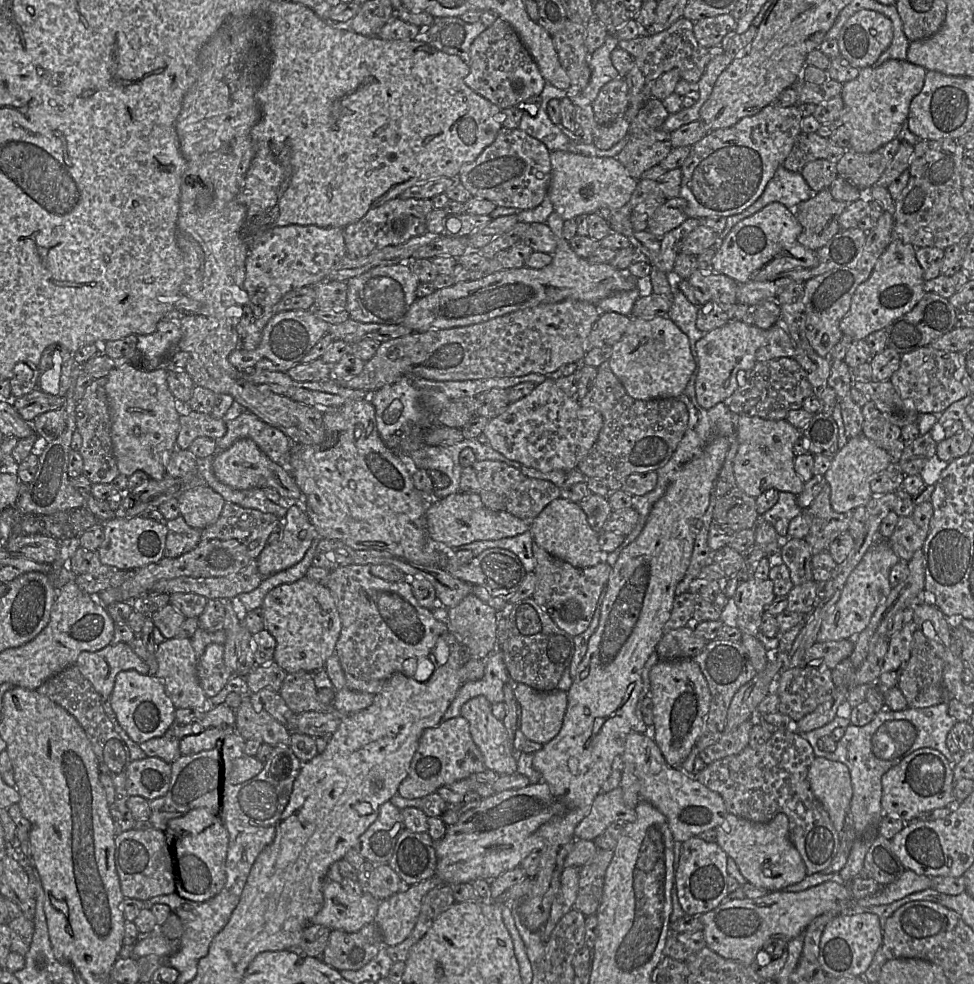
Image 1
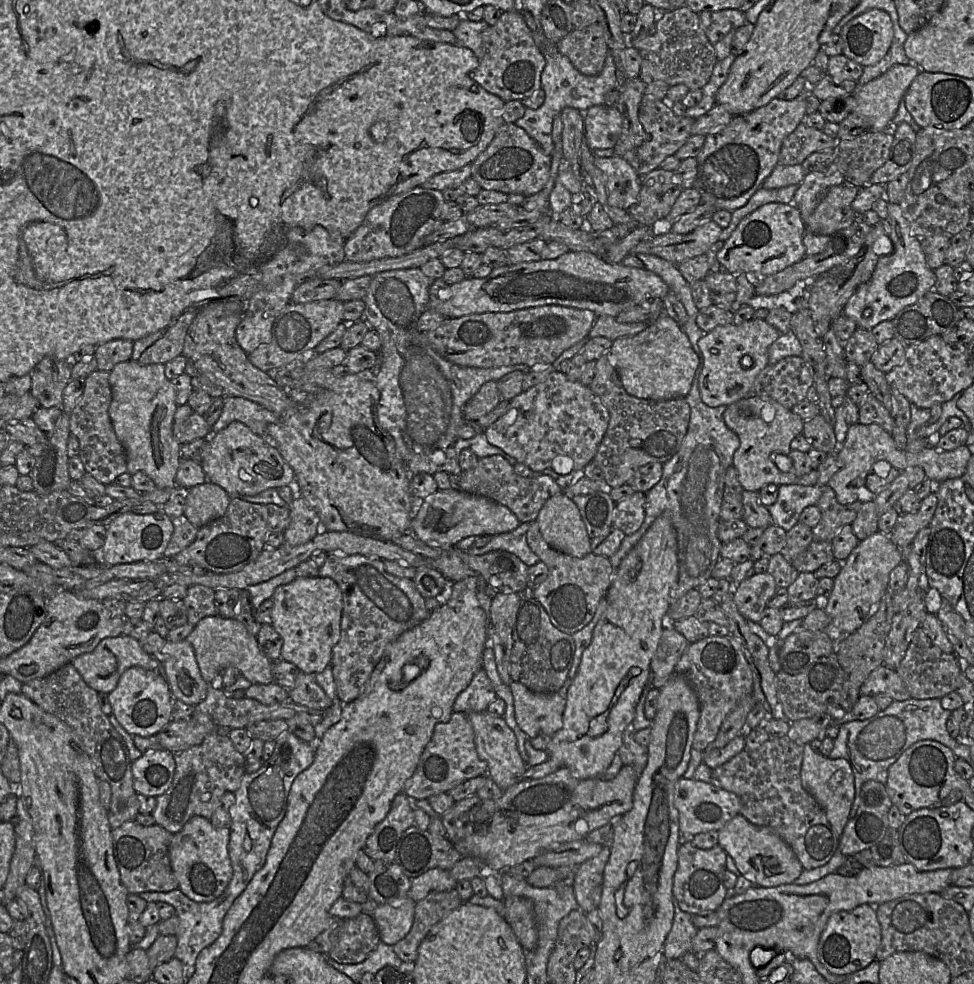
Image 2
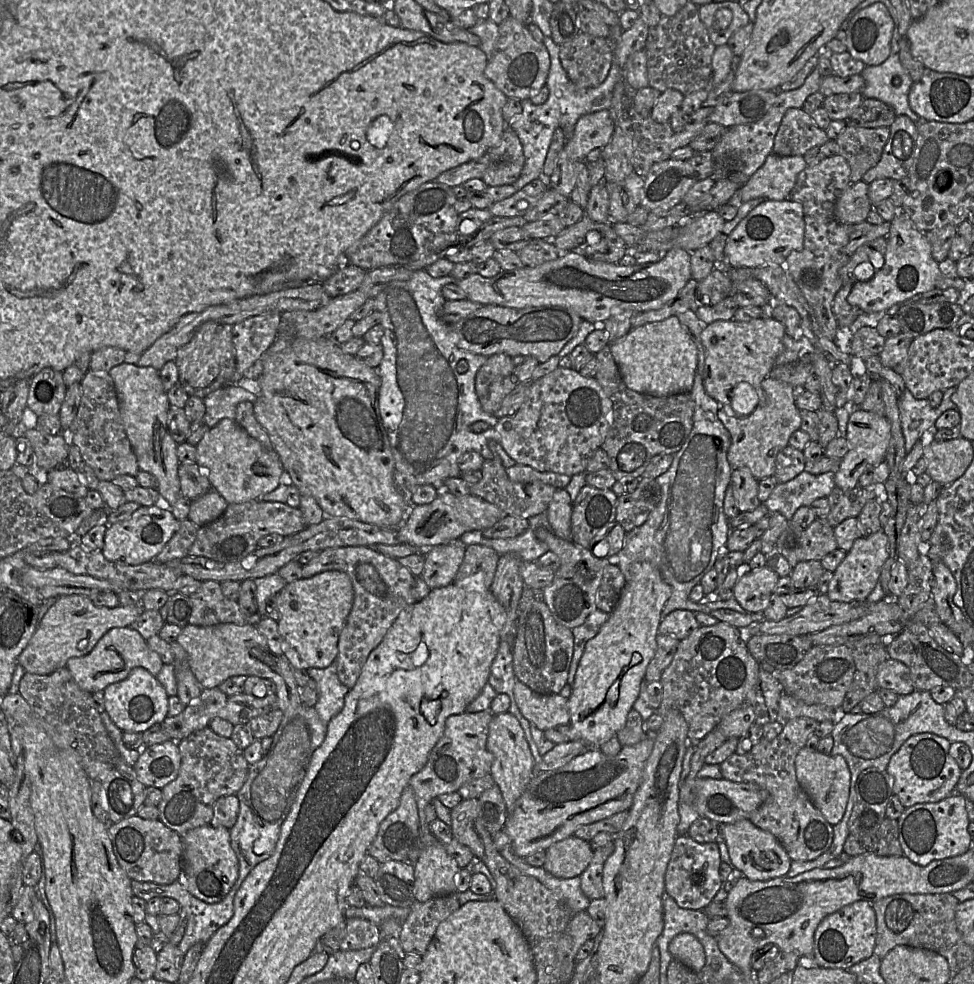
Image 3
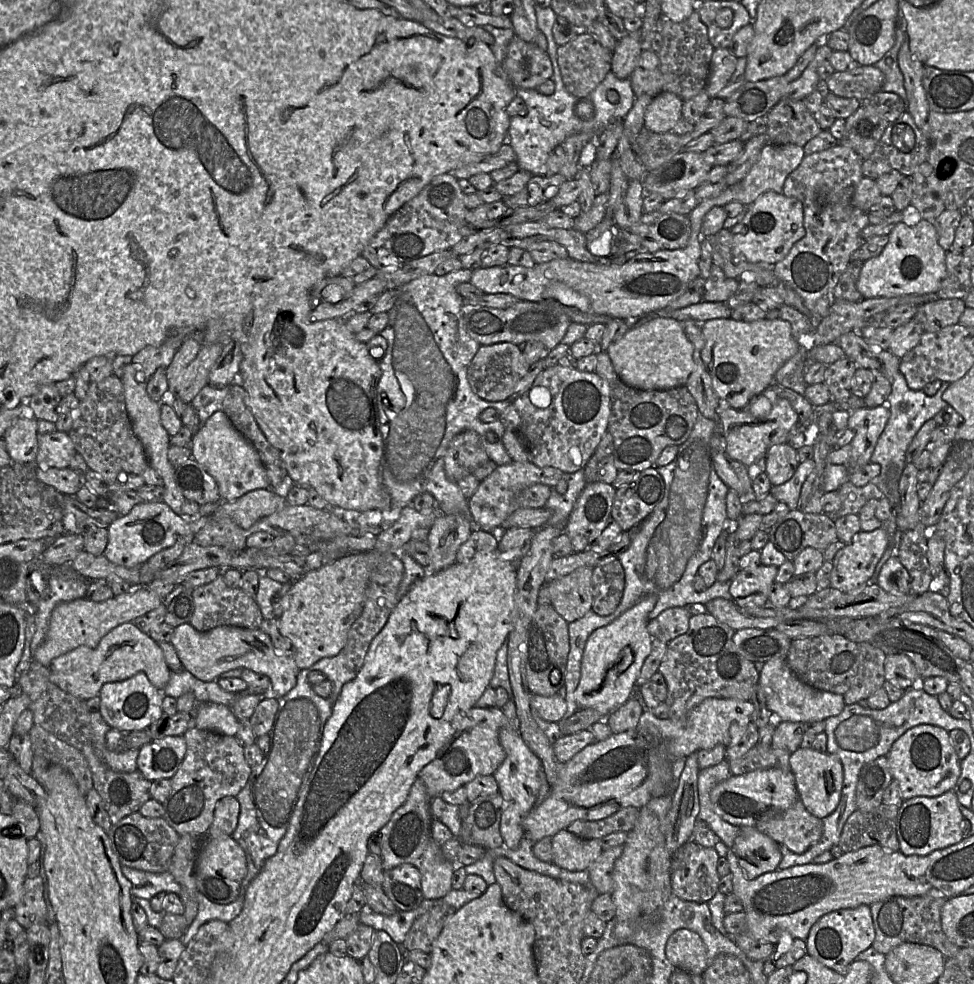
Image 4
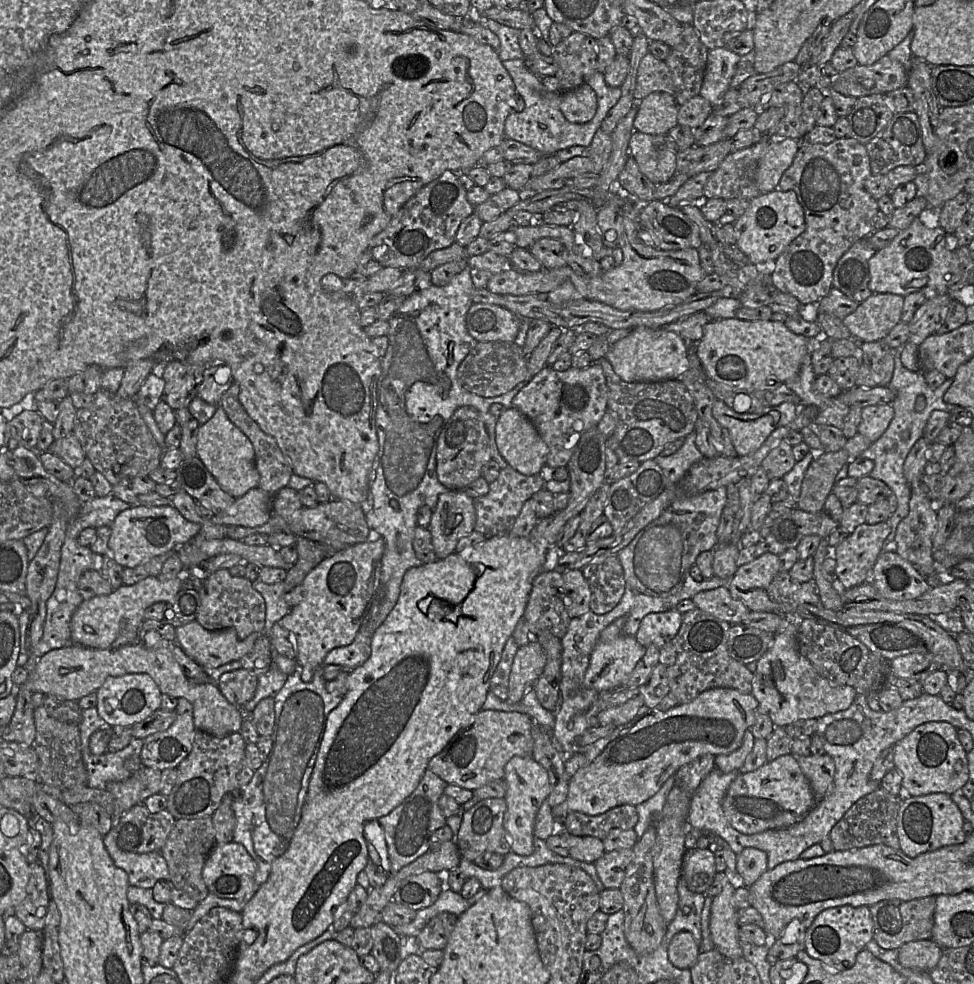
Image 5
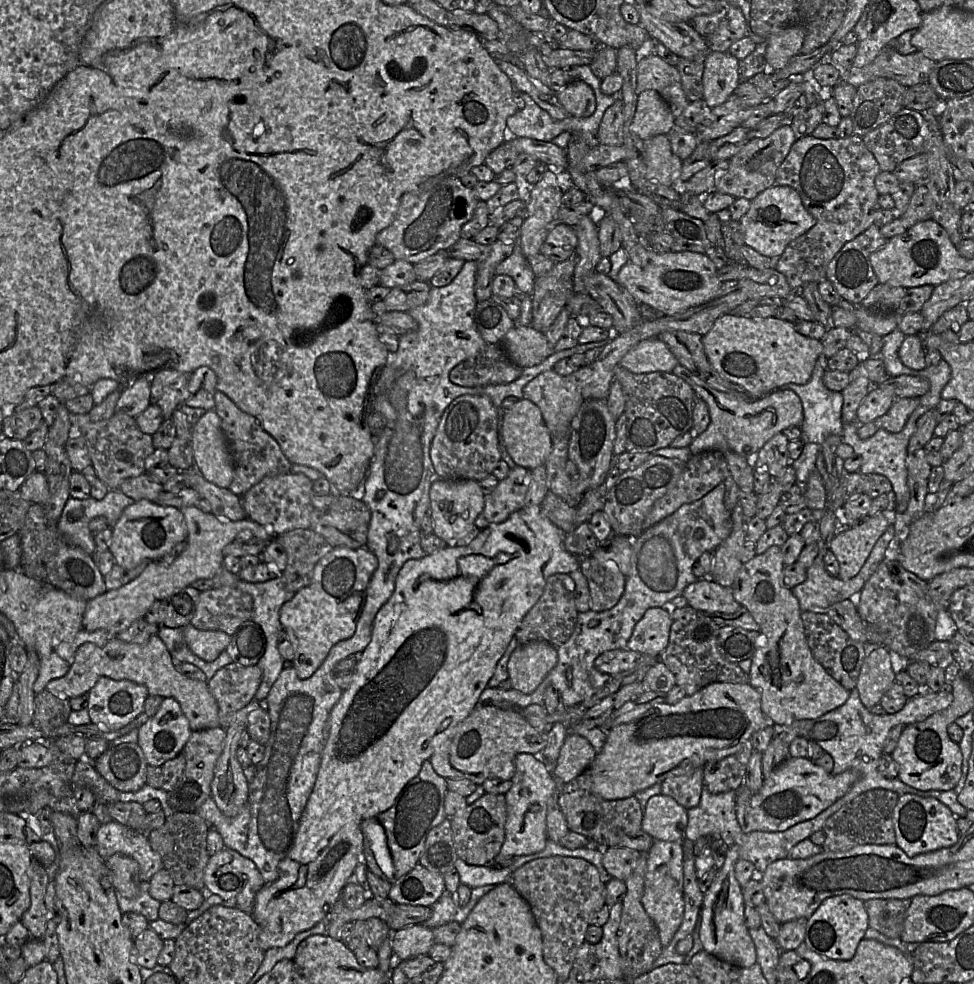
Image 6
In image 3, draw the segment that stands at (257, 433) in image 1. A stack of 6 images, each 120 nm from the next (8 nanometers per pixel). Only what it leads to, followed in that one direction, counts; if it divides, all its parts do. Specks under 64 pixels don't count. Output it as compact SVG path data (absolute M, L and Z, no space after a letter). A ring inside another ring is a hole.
M239 379L235 383L227 384L203 398L203 402L206 407L204 422L208 427L215 426L223 418L234 419L236 414L237 405L244 401L249 401L252 404L256 401L258 395L258 390L248 382L246 379Z

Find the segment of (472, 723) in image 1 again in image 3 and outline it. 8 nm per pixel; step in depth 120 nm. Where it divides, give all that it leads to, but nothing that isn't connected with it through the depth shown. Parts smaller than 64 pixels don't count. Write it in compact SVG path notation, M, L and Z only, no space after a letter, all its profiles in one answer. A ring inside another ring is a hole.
M509 711L493 716L489 724L486 747L493 755L490 775L501 790L508 816L534 776L534 759L524 731L518 719Z

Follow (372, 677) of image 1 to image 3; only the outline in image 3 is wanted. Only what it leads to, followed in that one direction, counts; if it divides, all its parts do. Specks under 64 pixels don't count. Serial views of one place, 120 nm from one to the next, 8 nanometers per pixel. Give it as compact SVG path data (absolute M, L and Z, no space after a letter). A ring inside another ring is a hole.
M365 546L326 548L302 566L302 578L320 572L338 570L346 573L353 586L354 601L346 623L339 635L336 662L337 675L348 689L355 686L369 654L383 640L402 610L416 602L415 576L397 559L385 556Z

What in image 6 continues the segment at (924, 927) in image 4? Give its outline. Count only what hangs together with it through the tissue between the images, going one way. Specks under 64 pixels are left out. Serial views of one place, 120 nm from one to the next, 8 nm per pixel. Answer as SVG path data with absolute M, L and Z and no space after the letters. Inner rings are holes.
M875 898L864 901L869 927L890 938L900 938L911 899Z

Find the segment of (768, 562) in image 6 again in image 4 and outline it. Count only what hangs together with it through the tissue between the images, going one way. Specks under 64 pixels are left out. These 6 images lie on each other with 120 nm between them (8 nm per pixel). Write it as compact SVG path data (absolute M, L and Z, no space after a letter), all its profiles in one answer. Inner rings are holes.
M760 564L753 569L743 569L733 578L729 592L739 607L760 607L770 601L770 592L778 573L778 567ZM775 659L764 663L759 676L767 707L781 721L813 722L839 715L844 707L844 696L828 691L819 690L801 681L789 668L787 659Z

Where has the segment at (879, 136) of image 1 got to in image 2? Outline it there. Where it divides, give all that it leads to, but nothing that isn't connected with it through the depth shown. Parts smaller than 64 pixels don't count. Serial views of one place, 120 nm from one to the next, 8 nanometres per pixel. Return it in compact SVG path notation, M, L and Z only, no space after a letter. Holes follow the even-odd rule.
M894 64L885 73L864 85L858 85L853 92L853 112L867 122L867 132L884 131L894 118L899 103L920 68L910 64Z

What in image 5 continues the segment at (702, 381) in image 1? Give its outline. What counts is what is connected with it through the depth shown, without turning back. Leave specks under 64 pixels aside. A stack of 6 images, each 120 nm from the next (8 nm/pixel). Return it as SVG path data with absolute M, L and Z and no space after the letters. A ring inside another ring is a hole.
M736 317L712 320L704 327L696 353L708 377L734 391L751 394L772 386L779 386L799 374L803 358L813 351L815 340L795 334L784 322L773 320L747 321Z

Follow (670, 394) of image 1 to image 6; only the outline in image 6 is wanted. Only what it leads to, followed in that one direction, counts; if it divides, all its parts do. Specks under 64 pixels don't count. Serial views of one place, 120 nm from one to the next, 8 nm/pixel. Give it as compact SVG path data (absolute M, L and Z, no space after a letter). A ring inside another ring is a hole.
M658 338L641 341L621 359L619 365L635 374L673 372L680 364L669 347Z

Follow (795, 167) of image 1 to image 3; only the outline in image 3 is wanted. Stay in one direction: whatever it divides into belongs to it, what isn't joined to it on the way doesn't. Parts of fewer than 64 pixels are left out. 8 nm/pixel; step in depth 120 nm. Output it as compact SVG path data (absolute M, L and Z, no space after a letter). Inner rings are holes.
M790 108L784 114L774 138L773 153L803 156L809 149L830 140L803 108Z

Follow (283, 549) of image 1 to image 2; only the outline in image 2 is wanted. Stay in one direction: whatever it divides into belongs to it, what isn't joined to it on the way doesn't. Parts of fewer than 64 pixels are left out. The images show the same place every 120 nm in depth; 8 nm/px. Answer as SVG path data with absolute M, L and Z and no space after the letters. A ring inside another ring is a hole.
M303 497L293 499L289 507L290 522L284 530L284 544L297 546L313 539L321 530L321 521Z

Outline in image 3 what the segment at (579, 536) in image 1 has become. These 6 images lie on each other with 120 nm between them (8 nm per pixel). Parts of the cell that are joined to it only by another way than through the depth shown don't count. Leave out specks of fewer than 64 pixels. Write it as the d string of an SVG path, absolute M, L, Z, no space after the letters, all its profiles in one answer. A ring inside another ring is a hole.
M557 489L547 508L547 517L553 533L564 540L571 539L571 516L573 502L566 489Z

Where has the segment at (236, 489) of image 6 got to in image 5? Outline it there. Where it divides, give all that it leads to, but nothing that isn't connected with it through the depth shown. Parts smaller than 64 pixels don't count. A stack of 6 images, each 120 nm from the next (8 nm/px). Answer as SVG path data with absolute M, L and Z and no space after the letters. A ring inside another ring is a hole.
M234 382L222 395L219 405L223 407L229 420L248 437L254 447L255 465L260 475L258 488L269 494L274 494L288 485L293 474L292 466L288 458L282 453L275 438L263 432L259 425L247 414L239 402L239 390L239 384Z

